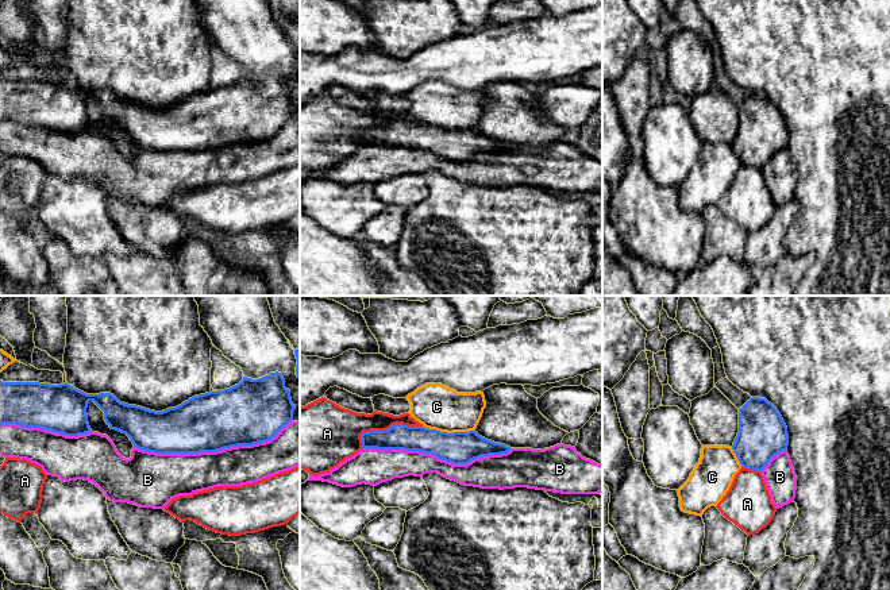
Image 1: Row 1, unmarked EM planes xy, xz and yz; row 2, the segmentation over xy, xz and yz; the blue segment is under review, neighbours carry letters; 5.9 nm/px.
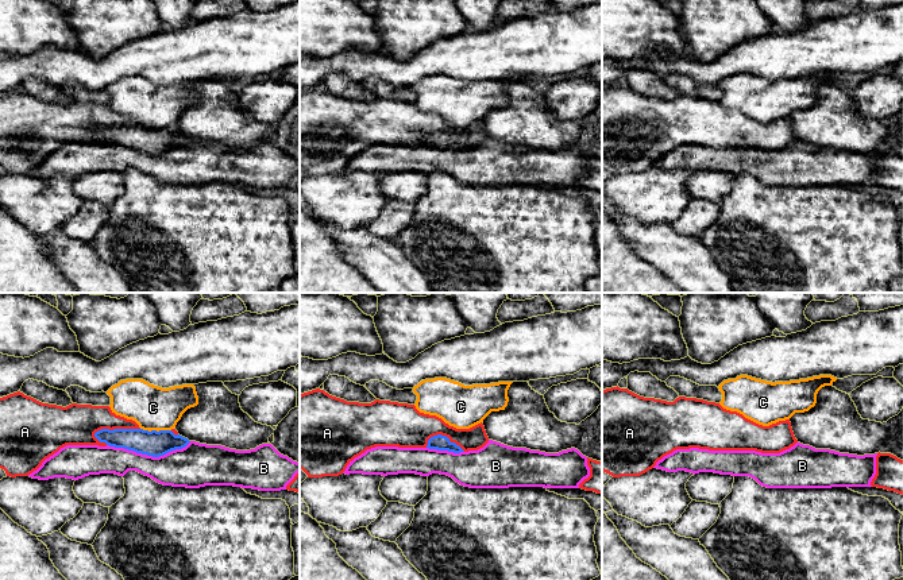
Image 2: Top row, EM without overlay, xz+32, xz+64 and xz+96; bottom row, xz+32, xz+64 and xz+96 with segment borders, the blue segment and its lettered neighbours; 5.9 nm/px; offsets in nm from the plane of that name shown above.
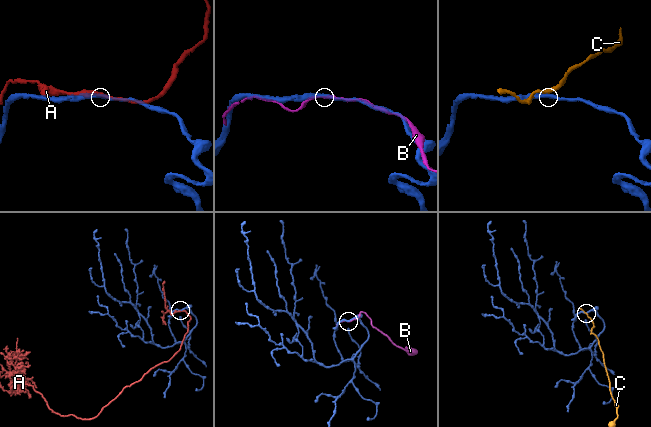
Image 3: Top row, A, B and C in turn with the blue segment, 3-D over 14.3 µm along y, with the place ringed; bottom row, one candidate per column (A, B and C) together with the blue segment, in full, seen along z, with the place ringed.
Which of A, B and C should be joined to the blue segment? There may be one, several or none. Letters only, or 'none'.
B

